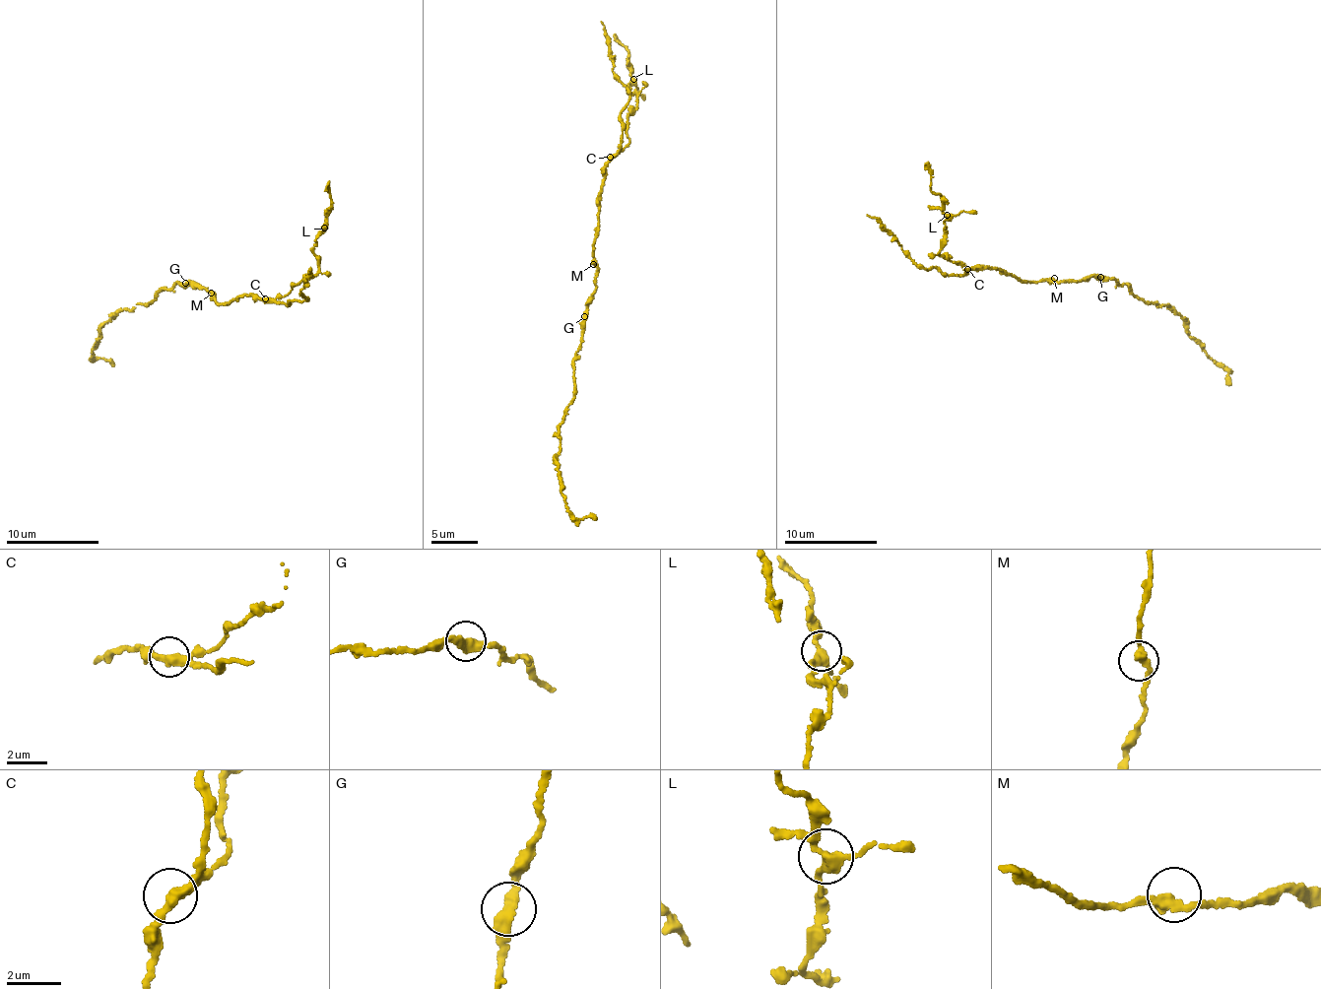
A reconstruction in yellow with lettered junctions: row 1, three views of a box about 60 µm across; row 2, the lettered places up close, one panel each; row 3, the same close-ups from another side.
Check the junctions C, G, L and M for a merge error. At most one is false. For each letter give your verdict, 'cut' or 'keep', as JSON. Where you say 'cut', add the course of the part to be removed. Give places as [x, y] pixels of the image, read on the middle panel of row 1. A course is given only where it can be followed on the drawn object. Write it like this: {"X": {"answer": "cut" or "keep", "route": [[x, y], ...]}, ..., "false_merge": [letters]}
{"C": {"answer": "keep"}, "G": {"answer": "keep"}, "L": {"answer": "keep"}, "M": {"answer": "keep"}, "false_merge": []}

